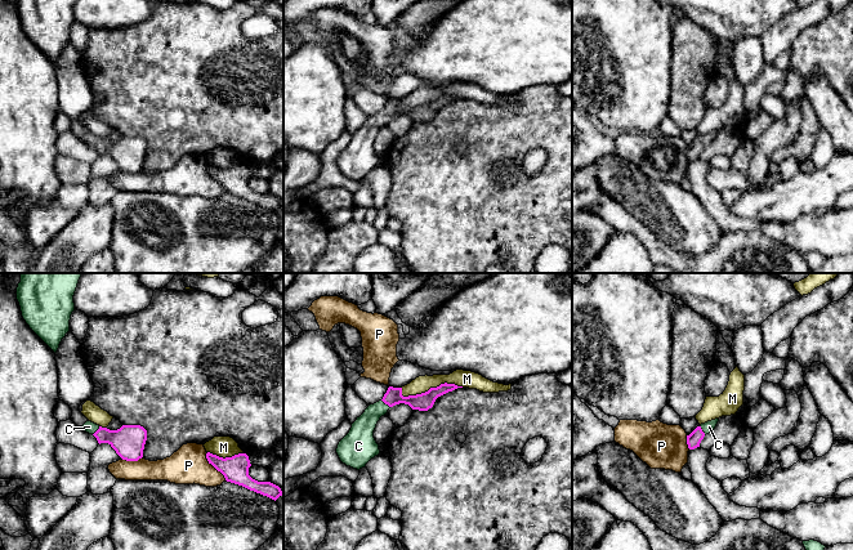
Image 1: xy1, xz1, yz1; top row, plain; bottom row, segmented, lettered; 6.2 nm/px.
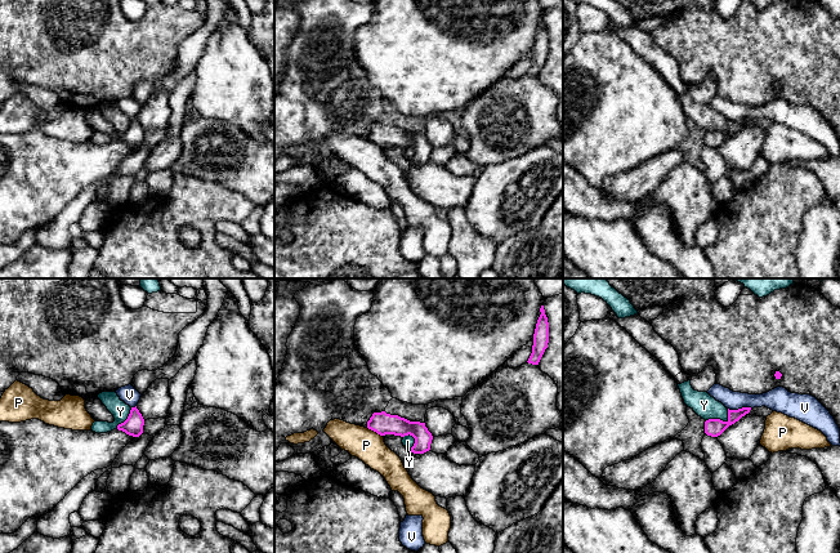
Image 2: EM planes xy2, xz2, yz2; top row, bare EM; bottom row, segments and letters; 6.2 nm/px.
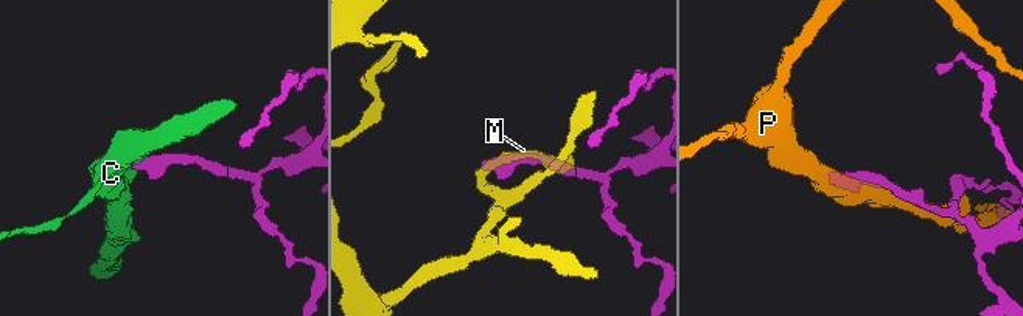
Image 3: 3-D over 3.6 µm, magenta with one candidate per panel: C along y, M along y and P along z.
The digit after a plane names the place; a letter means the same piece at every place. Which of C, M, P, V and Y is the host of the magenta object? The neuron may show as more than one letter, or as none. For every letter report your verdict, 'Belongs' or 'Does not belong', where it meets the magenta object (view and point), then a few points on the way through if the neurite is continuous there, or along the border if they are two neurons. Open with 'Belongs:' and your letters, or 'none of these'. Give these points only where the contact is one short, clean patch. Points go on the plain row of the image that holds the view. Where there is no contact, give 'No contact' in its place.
Belongs: C
C: Belongs. Touches magenta at yz1 (701, 142). Path across: yz1 (693, 151), (701, 142), (709, 138)
M: Does not belong. Touches magenta at xz1 (432, 99)
P: Does not belong. Touches magenta at xy1 (214, 178)
V: Does not belong. Touches magenta at yz2 (740, 120). Boundary: yz2 (751, 119), (728, 120)
Y: Does not belong. Touches magenta at yz2 (722, 132). Boundary: yz2 (728, 120), (728, 129), (725, 132), (706, 132)

